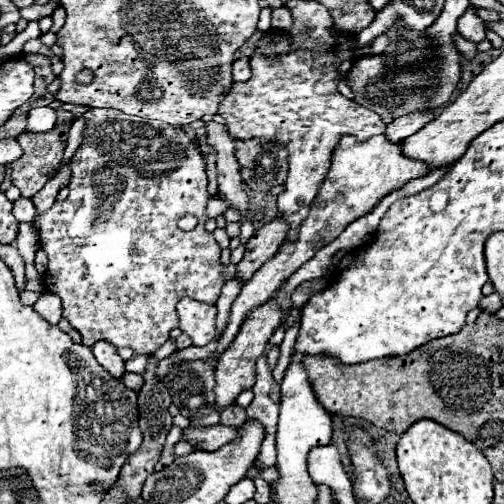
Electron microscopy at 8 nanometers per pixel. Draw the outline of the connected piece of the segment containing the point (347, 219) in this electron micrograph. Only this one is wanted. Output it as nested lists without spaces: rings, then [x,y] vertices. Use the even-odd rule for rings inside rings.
[[[345,136],[339,140],[337,148],[333,150],[333,158],[331,158],[331,168],[329,168],[329,174],[321,186],[321,192],[315,196],[313,204],[311,204],[311,210],[309,210],[309,216],[305,218],[305,224],[301,226],[301,236],[297,238],[297,244],[283,244],[281,246],[281,252],[277,252],[271,260],[267,260],[259,272],[255,272],[253,280],[249,280],[237,300],[233,302],[233,308],[231,308],[231,318],[229,318],[229,324],[227,324],[227,330],[223,334],[223,338],[219,340],[219,346],[217,346],[217,352],[213,354],[211,360],[217,360],[219,354],[225,352],[225,348],[233,342],[233,338],[237,336],[245,316],[265,304],[265,300],[271,298],[271,294],[275,294],[279,290],[279,286],[301,266],[305,264],[307,260],[311,260],[315,256],[315,252],[329,244],[331,240],[335,240],[353,220],[365,216],[387,192],[391,190],[399,190],[401,186],[405,186],[409,180],[413,178],[421,178],[429,172],[427,164],[421,164],[421,162],[415,162],[415,160],[409,160],[405,156],[401,156],[401,146],[399,144],[393,144],[389,140],[381,136],[373,136],[365,142],[357,142],[353,136]]]

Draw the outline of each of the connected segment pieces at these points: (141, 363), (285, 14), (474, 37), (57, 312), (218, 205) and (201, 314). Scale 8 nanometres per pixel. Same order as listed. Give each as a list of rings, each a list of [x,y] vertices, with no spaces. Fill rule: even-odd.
[[[141,354],[141,356],[133,356],[133,358],[129,358],[129,360],[125,362],[125,368],[127,368],[127,372],[143,374],[145,368],[147,368],[147,360],[149,360],[149,356],[145,356],[145,354]]]
[[[285,6],[275,8],[275,10],[271,12],[271,18],[273,18],[273,28],[277,28],[277,30],[287,30],[287,28],[291,28],[291,24],[293,24],[291,12],[289,12],[289,8],[285,8]]]
[[[470,6],[465,11],[465,18],[459,20],[459,32],[463,36],[467,36],[469,42],[479,44],[481,40],[485,40],[485,28],[483,28],[483,20],[475,14],[475,8]],[[463,24],[463,26],[461,26]]]
[[[43,292],[41,298],[33,304],[33,310],[43,320],[47,320],[49,324],[57,324],[61,320],[61,300],[59,300],[59,296],[53,296],[53,294]]]
[[[211,198],[209,204],[207,204],[207,216],[209,218],[217,218],[217,216],[223,216],[227,212],[229,204],[225,204],[225,200],[221,198]]]
[[[183,298],[177,304],[177,316],[181,332],[185,332],[195,346],[205,346],[215,338],[217,308],[213,304],[205,304],[193,298]]]

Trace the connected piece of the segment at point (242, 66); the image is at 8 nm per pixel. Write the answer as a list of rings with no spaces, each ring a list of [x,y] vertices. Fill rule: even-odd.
[[[241,58],[233,64],[233,82],[243,82],[251,78],[251,66],[247,62],[249,58]]]

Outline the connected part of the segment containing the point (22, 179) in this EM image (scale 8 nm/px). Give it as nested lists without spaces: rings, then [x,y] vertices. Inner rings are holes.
[[[57,124],[55,128],[51,128],[45,134],[33,134],[33,132],[25,132],[21,134],[17,140],[23,148],[23,156],[11,164],[11,182],[13,186],[17,186],[21,190],[21,194],[25,198],[33,198],[49,178],[55,176],[55,172],[61,166],[63,160],[63,150],[67,144],[67,132],[69,132],[71,124]]]

